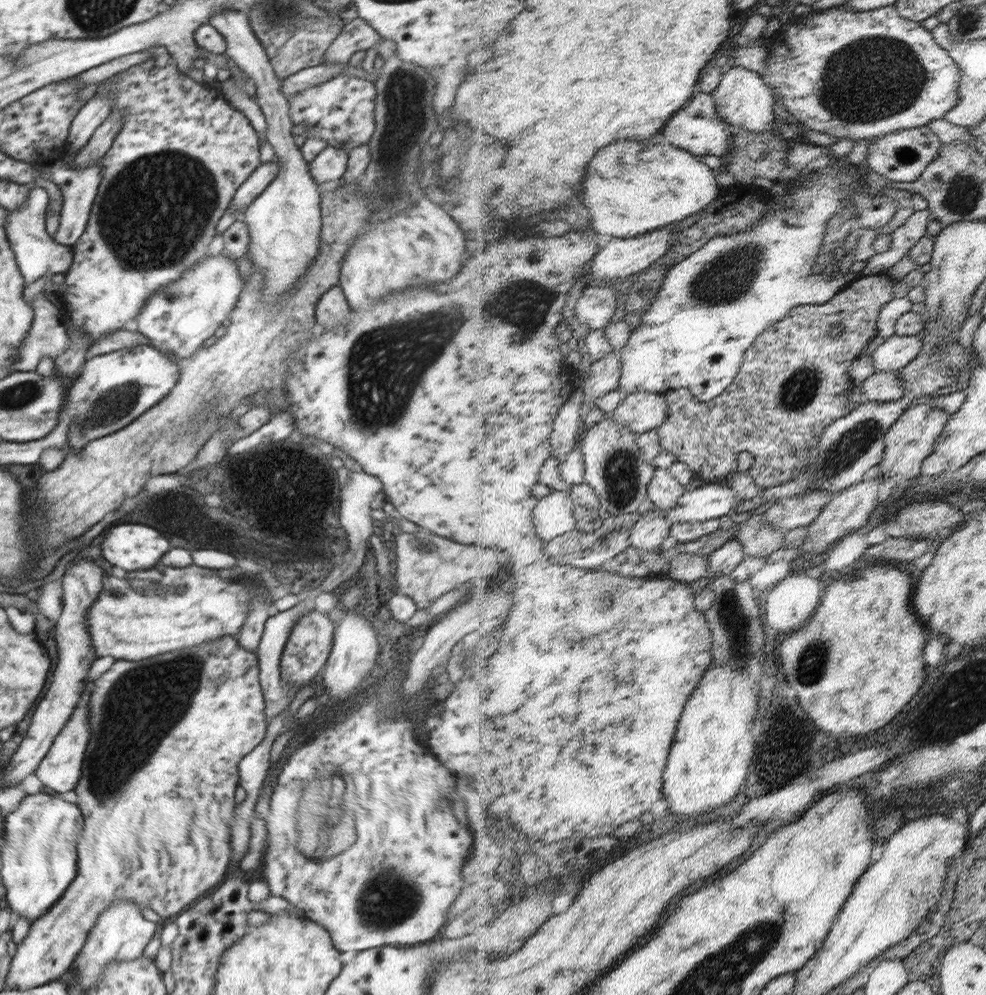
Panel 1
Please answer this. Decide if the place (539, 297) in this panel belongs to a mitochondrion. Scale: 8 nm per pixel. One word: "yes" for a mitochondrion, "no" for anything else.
yes

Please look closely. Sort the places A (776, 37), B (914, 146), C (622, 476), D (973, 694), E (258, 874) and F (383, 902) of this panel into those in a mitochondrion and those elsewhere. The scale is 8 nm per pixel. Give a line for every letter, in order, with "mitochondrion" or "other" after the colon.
A: other
B: other
C: mitochondrion
D: mitochondrion
E: other
F: mitochondrion

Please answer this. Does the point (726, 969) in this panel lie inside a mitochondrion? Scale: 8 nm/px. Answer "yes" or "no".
yes

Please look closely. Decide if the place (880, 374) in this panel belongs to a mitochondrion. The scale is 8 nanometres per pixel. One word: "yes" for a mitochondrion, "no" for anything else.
no

